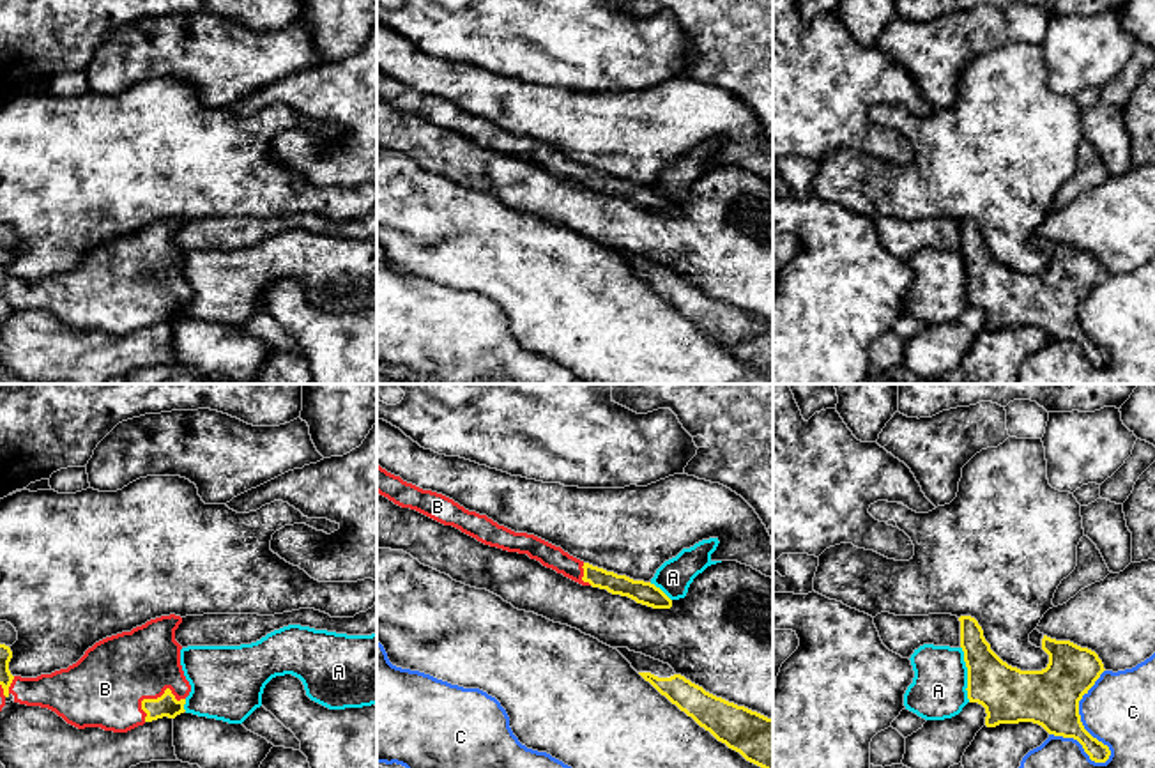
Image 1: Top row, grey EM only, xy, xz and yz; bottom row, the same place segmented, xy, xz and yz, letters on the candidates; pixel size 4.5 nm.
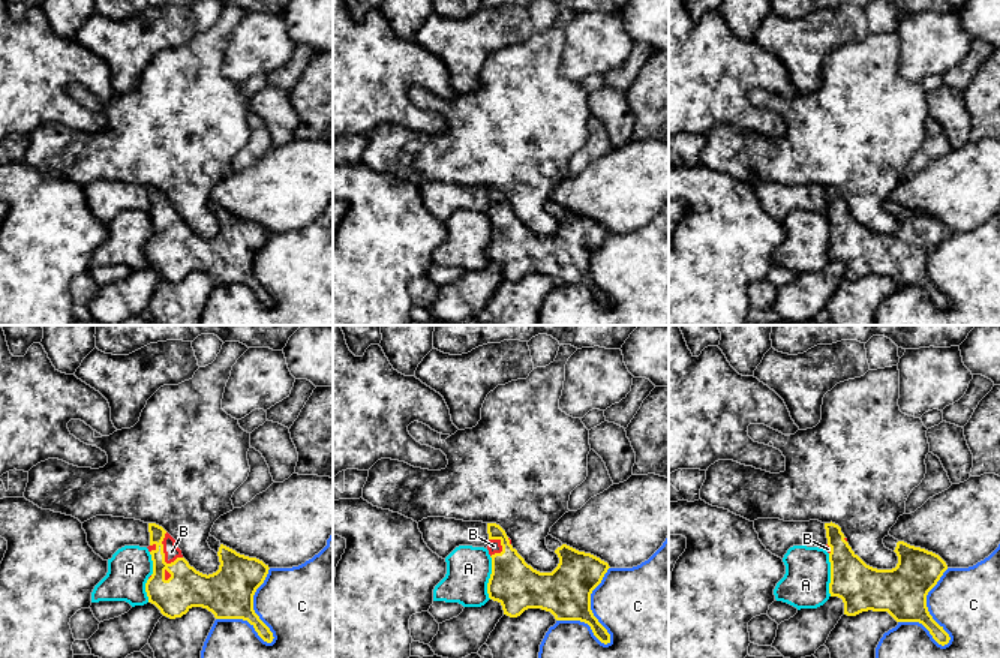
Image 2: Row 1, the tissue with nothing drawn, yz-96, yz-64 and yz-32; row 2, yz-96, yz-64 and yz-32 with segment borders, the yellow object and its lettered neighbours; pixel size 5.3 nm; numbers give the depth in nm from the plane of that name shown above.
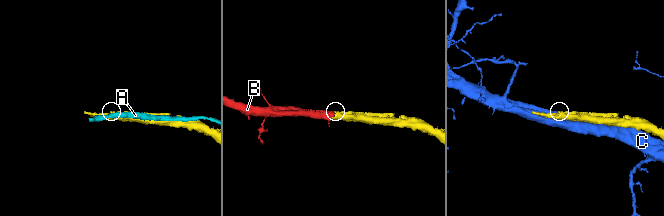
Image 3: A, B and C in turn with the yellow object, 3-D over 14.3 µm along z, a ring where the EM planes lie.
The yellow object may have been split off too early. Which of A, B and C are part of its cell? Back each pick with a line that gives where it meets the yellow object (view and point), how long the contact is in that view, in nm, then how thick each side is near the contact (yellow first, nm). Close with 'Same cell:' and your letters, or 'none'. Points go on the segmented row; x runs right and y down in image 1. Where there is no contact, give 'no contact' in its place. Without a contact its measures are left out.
B: contact xy (154, 699); length 220 nm; calibres 100 and 360 nm
Same cell: B

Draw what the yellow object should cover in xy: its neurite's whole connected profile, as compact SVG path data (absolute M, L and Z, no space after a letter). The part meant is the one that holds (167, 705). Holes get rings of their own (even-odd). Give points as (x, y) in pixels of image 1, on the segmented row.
M175 614L150 619L131 632L96 642L67 669L37 678L12 676L9 671L12 651L0 644L0 711L12 694L14 703L48 708L78 729L127 733L163 717L175 718L186 711L186 697L191 692L180 665L182 646L175 641L180 623L182 618Z

